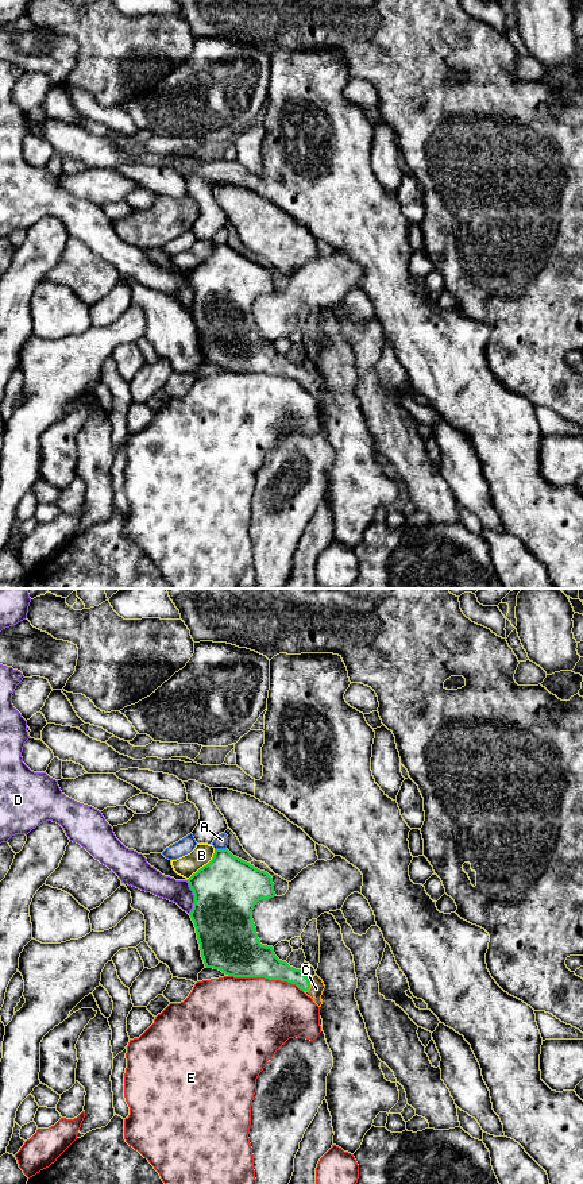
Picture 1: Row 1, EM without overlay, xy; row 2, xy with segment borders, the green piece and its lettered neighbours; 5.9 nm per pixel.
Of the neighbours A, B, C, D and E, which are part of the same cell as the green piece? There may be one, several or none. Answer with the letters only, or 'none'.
C

